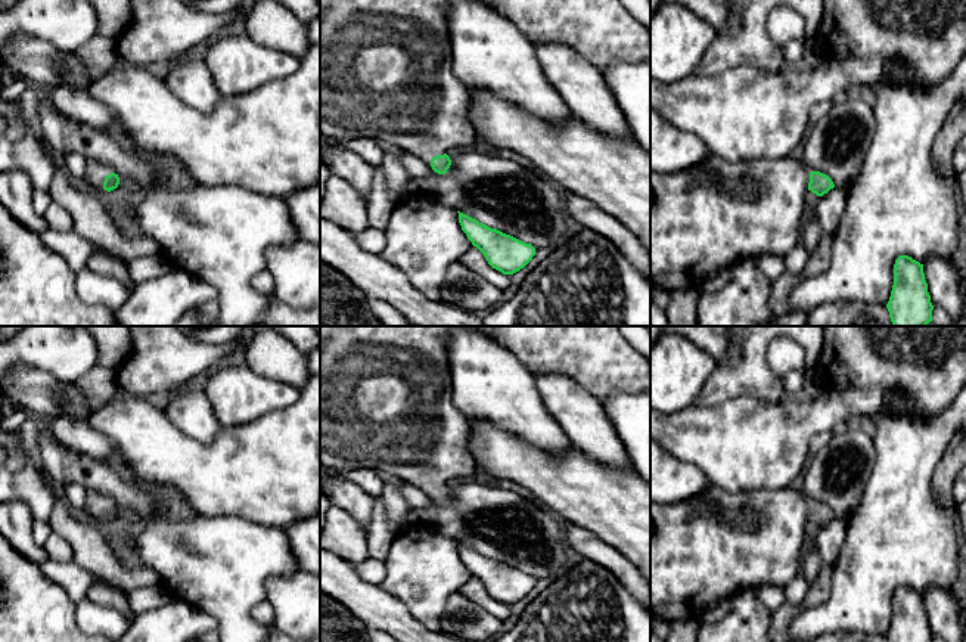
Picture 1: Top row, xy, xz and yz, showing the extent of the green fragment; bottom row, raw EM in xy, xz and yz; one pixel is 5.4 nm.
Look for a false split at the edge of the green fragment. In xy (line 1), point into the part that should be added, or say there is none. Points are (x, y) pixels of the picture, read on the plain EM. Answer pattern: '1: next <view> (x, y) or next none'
1: next xy (96, 506)

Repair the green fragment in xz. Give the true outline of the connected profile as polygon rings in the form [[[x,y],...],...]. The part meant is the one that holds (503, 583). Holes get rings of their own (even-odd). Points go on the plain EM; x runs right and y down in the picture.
[[[459,543],[459,553],[468,570],[476,577],[488,595],[503,605],[524,599],[535,586],[535,579],[478,550]]]

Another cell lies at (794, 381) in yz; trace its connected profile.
[[[807,367],[799,369],[799,370],[792,370],[783,376],[785,397],[790,397],[792,394],[802,390],[805,370]]]

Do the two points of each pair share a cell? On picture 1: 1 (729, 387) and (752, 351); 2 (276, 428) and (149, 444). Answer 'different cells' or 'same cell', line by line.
1: same cell
2: same cell

